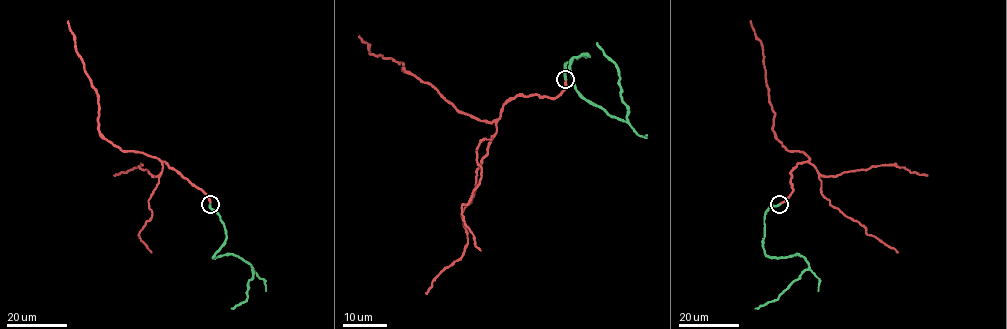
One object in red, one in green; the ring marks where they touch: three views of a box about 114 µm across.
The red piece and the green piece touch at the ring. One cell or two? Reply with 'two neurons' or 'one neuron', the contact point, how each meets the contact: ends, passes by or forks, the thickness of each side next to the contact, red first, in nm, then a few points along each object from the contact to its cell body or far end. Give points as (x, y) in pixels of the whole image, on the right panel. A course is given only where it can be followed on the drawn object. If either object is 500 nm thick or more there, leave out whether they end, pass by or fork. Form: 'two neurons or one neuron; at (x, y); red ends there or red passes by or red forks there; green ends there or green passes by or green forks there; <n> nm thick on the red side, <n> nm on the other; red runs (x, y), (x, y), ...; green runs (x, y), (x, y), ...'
one neuron; at (779, 204); red ends there; green ends there; 280 nm thick on the red side, 320 nm on the other; red runs (780, 203), (792, 191), (791, 171), (809, 158), (804, 152), (789, 151), (776, 137), (762, 43), (750, 21); green runs (780, 203), (765, 212), (764, 252), (777, 258), (798, 254), (809, 267), (776, 300), (755, 308)

